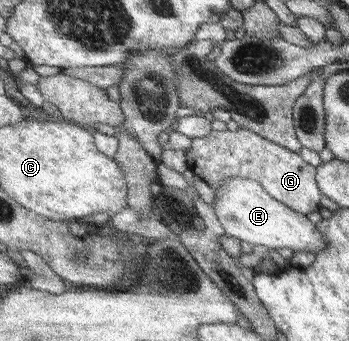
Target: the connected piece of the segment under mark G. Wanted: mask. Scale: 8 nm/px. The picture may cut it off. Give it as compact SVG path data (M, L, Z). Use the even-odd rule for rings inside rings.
M252 130L212 131L207 137L192 140L187 155L189 171L213 189L220 189L230 177L246 177L259 181L268 194L298 213L323 212L320 207L323 191L317 181L317 167L306 163L295 151L277 145Z

